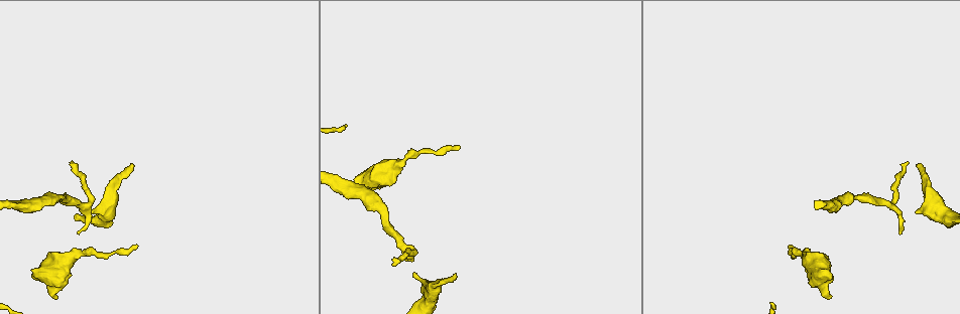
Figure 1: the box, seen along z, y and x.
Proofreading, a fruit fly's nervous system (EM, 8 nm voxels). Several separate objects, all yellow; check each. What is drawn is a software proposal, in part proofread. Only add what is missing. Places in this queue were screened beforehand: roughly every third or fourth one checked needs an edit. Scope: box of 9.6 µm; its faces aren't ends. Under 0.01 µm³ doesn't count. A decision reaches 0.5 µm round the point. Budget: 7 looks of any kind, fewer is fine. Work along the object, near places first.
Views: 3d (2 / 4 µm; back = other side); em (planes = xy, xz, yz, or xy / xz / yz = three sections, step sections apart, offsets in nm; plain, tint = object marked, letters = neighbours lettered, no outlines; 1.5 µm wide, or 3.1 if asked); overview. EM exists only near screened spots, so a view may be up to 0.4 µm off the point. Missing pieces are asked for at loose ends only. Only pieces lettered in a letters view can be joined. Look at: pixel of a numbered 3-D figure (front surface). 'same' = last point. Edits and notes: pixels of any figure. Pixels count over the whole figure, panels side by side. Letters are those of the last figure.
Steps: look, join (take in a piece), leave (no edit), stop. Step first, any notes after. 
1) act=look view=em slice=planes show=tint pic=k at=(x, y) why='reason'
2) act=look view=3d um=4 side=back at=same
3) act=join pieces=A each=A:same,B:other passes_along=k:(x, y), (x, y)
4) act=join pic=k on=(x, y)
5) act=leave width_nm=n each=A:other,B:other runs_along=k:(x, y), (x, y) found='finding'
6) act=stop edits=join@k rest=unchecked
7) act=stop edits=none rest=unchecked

act=look view=em slice=planes show=plain pic=1 at=(57, 296) why='an open end'

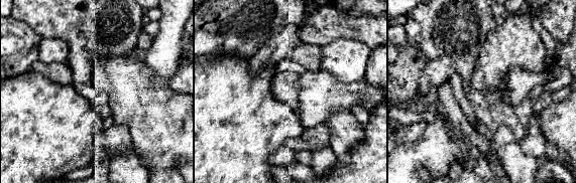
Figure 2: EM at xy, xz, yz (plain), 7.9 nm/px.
act=look view=em slice=planes show=letters at=same why='what lies round it'

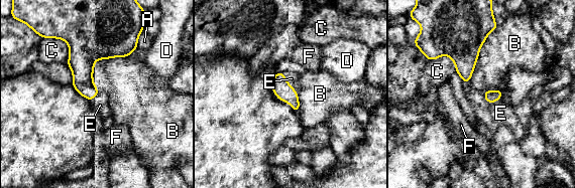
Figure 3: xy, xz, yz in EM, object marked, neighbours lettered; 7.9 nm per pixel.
act=join pieces=E each=A:other,B:other,C:other,D:other,E:same,F:other found='the cell continues'

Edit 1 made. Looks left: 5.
act=look view=3d um=2 pic=1 at=(458, 146) why='an open end'

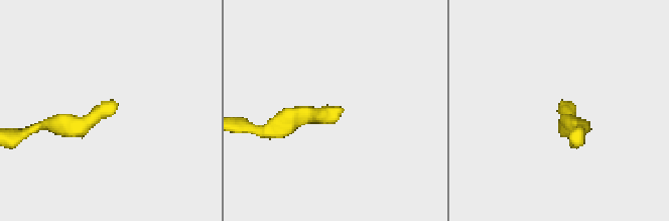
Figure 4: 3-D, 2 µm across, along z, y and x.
act=look view=em slice=xy step=4 show=letters pic=4 at=(564, 104)

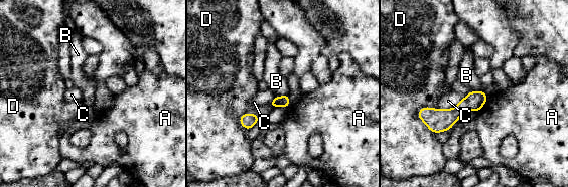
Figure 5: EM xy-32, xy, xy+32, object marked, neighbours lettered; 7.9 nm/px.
act=look view=em slice=planes show=letters at=same

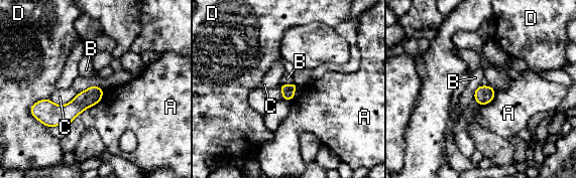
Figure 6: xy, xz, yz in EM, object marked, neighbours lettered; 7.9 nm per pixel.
act=leave each=A:other,B:other,C:other,D:other runs_along=6:(100, 92), (71, 111), (38, 111) found='no lettered piece goes on from it'

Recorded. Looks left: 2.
act=stop edits=join@3 rest=unchecked

